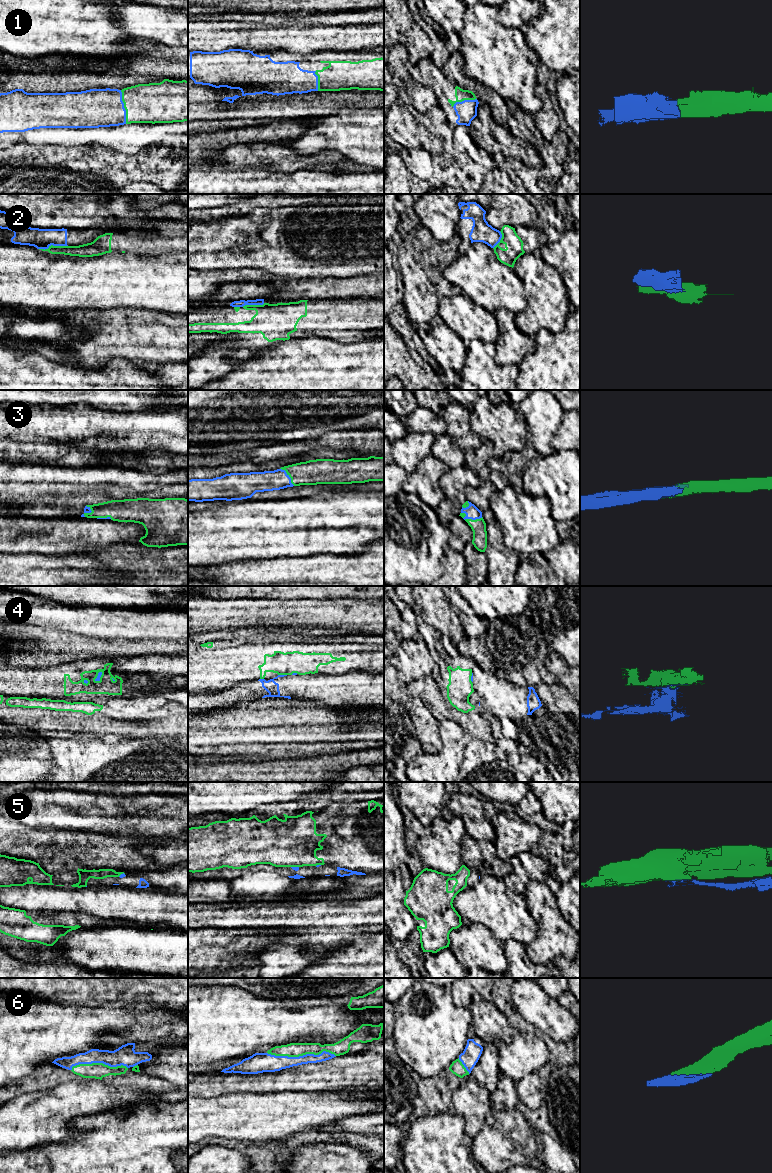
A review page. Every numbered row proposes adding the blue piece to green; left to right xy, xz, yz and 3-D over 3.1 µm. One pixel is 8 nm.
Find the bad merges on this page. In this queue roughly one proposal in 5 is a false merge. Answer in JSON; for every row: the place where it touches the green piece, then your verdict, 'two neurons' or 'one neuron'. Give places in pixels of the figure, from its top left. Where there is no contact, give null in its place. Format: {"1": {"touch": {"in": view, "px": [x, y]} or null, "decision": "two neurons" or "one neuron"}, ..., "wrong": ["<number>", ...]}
{"1": {"touch": {"in": "xy", "px": [124, 107]}, "decision": "one neuron"}, "2": {"touch": {"in": "xy", "px": [52, 245]}, "decision": "two neurons"}, "3": {"touch": {"in": "yz", "px": [470, 519]}, "decision": "one neuron"}, "4": {"touch": {"in": "xz", "px": [282, 674]}, "decision": "two neurons"}, "5": {"touch": {"in": "xz", "px": [295, 866]}, "decision": "two neurons"}, "6": {"touch": {"in": "xz", "px": [301, 1055]}, "decision": "one neuron"}, "wrong": ["2", "4", "5"]}

